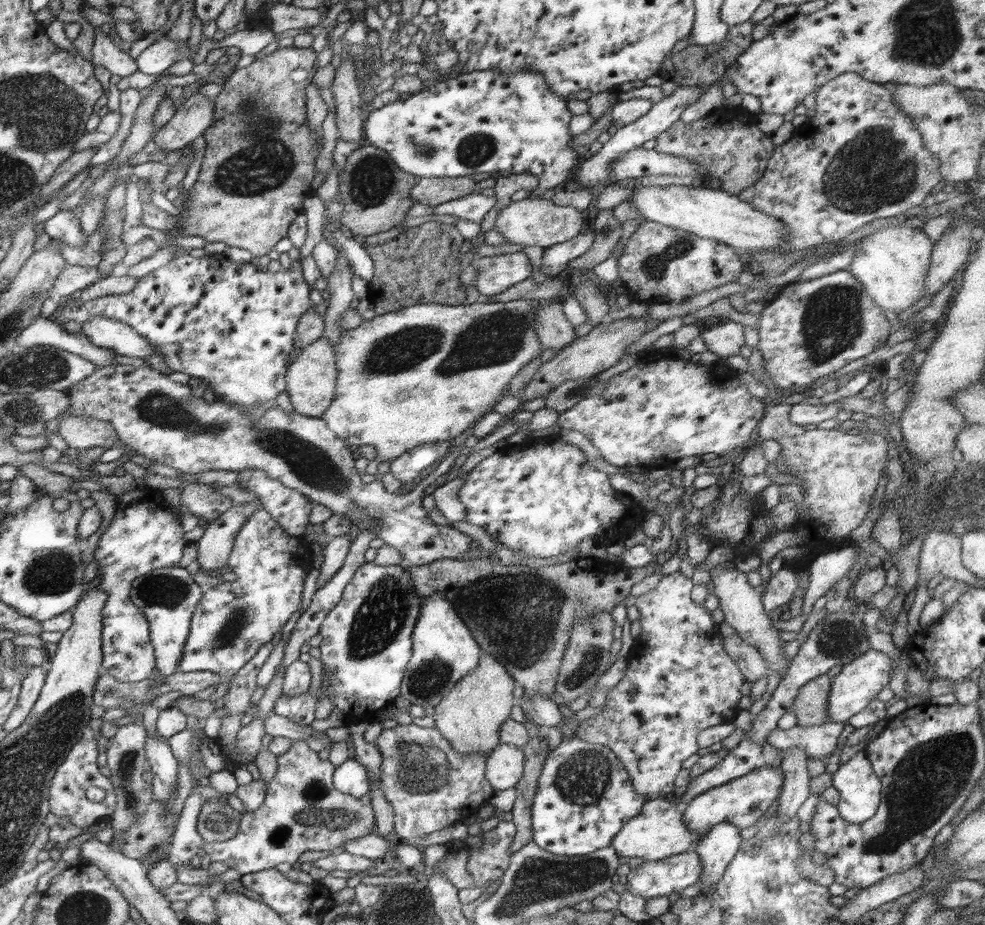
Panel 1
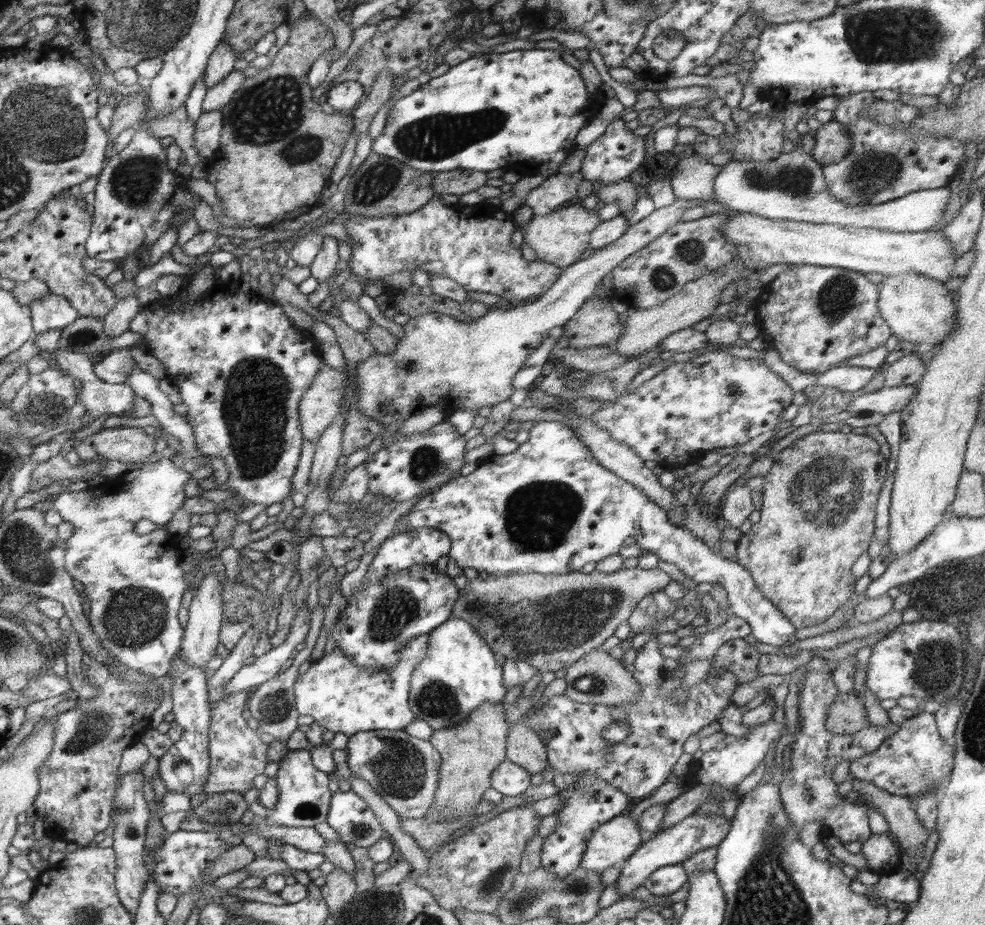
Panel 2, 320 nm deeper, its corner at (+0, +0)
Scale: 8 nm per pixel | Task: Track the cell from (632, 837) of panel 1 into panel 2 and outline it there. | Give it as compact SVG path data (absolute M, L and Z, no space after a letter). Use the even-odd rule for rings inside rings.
M628 813L616 816L614 820L600 824L589 836L579 866L600 873L607 868L621 866L644 841L638 821Z

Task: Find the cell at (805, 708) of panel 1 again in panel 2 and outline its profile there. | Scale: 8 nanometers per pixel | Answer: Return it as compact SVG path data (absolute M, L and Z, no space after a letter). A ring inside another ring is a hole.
M852 692L839 693L828 711L825 724L837 735L856 734L871 725L862 701Z

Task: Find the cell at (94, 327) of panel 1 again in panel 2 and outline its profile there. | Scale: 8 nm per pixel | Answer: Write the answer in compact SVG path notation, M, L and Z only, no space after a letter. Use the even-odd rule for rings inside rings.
M46 293L42 296L42 300L30 302L28 308L31 310L35 334L62 330L74 320L82 318L68 300L54 293Z

